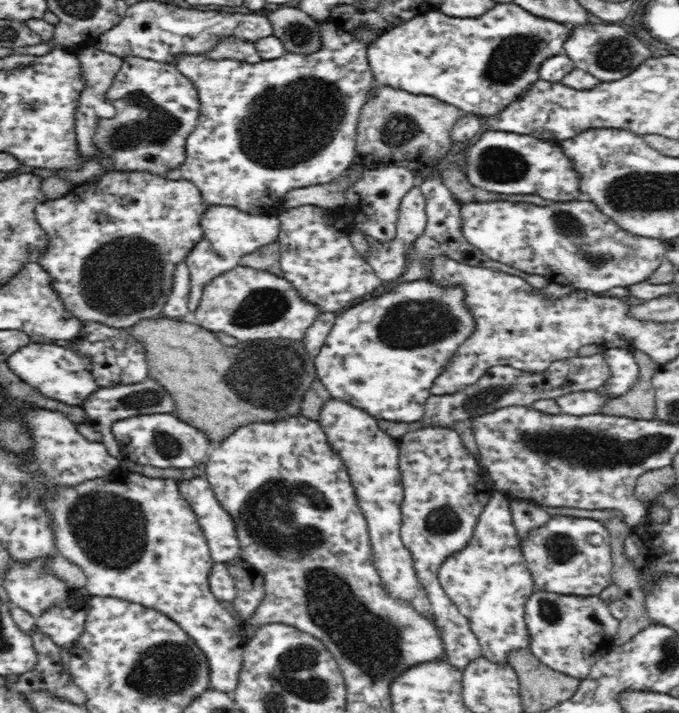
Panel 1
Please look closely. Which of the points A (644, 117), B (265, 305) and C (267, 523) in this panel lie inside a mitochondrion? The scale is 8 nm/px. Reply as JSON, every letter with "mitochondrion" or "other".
{"A":"other","B":"mitochondrion","C":"mitochondrion"}

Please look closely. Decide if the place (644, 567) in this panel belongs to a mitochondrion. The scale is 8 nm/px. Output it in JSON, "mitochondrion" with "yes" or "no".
{"mitochondrion":"no"}

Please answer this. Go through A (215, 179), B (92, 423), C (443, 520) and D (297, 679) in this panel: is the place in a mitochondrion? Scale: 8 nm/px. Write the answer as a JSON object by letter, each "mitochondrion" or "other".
{"A":"other","B":"other","C":"mitochondrion","D":"mitochondrion"}

